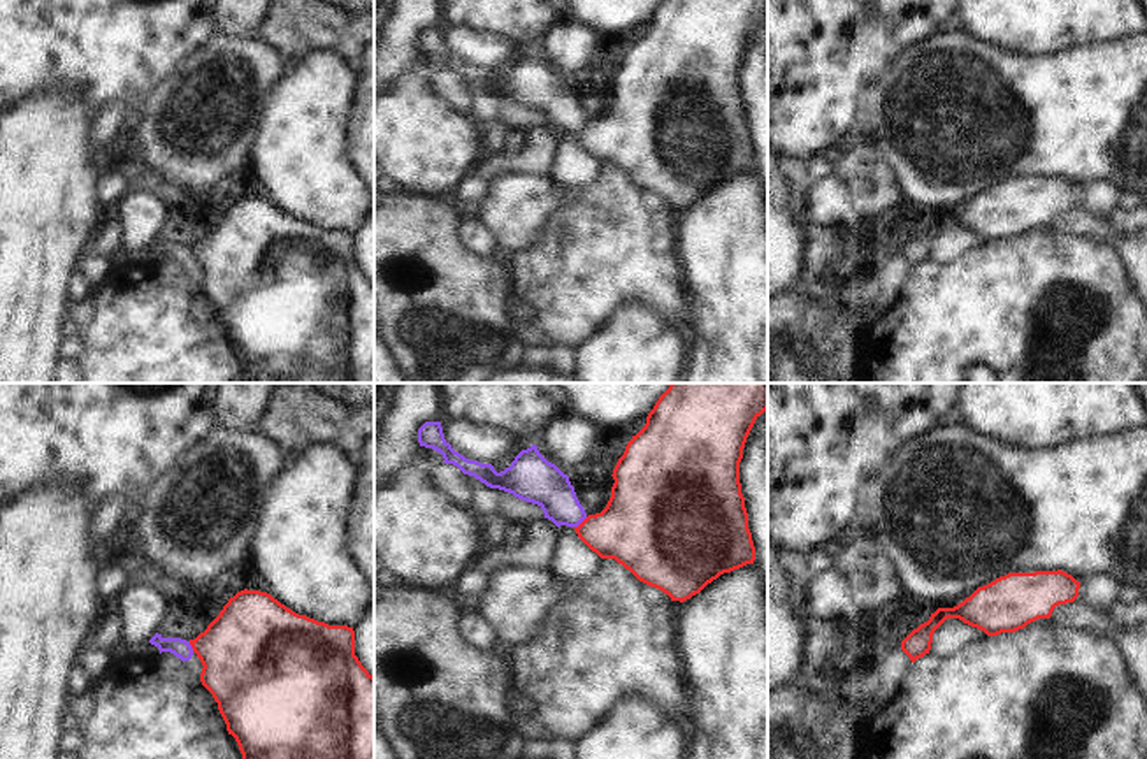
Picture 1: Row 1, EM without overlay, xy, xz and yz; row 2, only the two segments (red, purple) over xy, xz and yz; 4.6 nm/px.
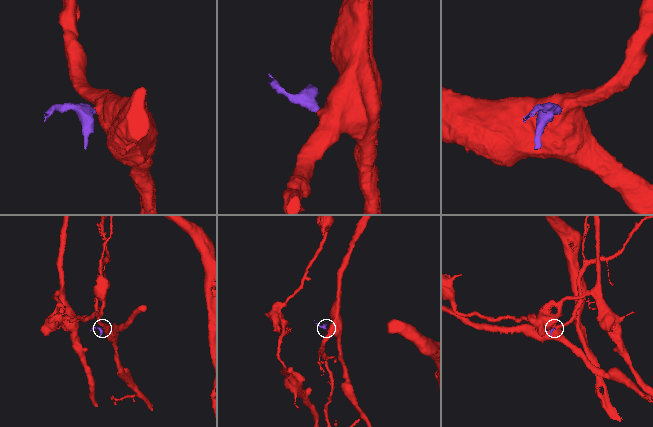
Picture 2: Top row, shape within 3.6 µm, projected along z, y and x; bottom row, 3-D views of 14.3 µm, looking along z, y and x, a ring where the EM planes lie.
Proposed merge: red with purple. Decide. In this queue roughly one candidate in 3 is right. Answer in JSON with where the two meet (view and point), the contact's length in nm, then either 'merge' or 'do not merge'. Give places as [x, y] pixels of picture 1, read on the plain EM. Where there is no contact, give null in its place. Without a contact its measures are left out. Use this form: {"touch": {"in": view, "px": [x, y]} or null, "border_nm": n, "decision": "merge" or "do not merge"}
{"touch": {"in": "xz", "px": [582, 129]}, "border_nm": 80, "decision": "do not merge"}

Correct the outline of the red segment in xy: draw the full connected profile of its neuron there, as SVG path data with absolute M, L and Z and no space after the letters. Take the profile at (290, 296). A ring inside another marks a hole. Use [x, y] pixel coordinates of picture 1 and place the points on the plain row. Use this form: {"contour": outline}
{"contour": "M241 197L220 221L190 251L202 269L200 288L213 300L218 316L242 360L241 383L374 383L374 283L355 262L355 237L348 232L328 232L299 221L267 199Z"}

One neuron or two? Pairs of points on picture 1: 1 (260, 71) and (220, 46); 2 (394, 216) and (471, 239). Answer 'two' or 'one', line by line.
1: one
2: two

